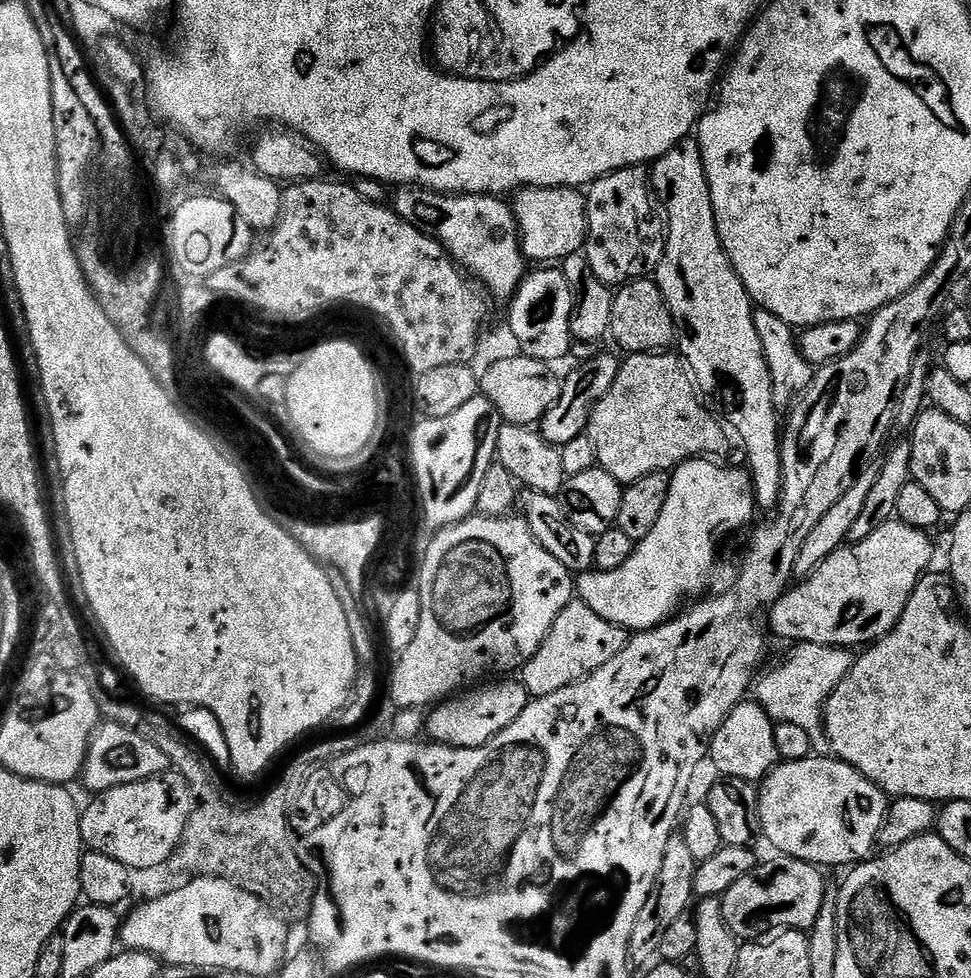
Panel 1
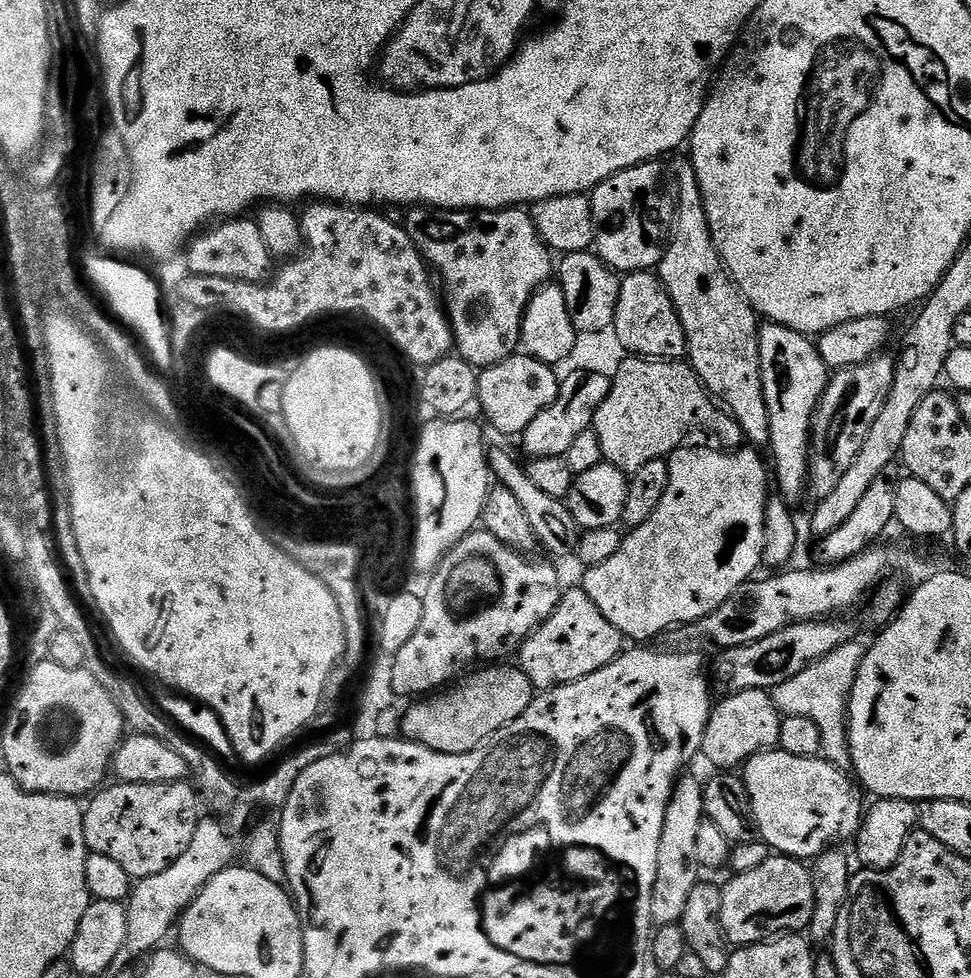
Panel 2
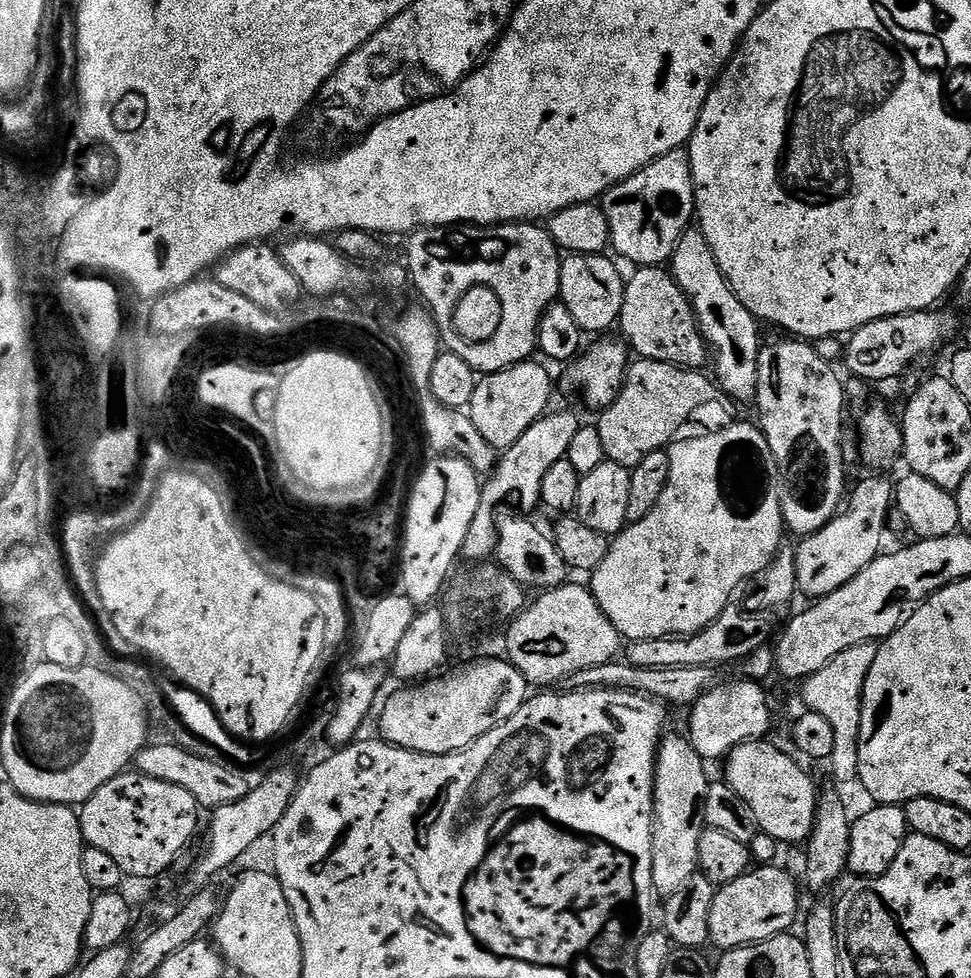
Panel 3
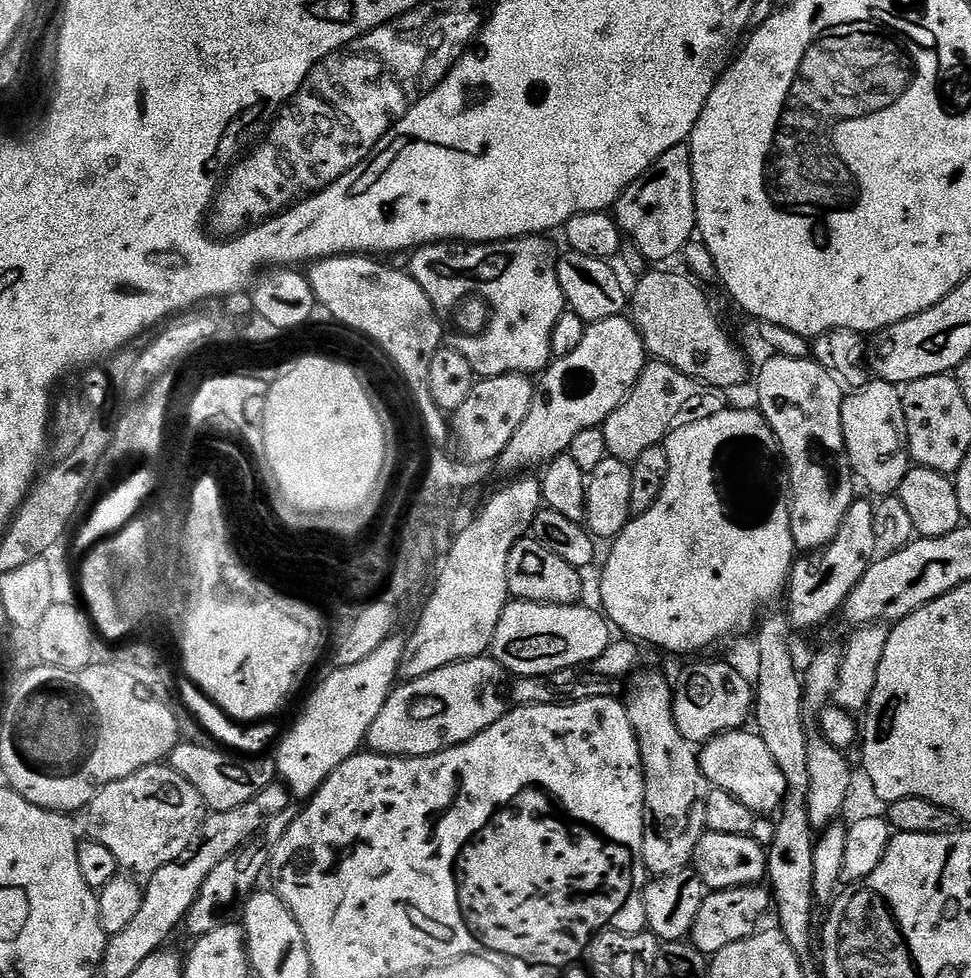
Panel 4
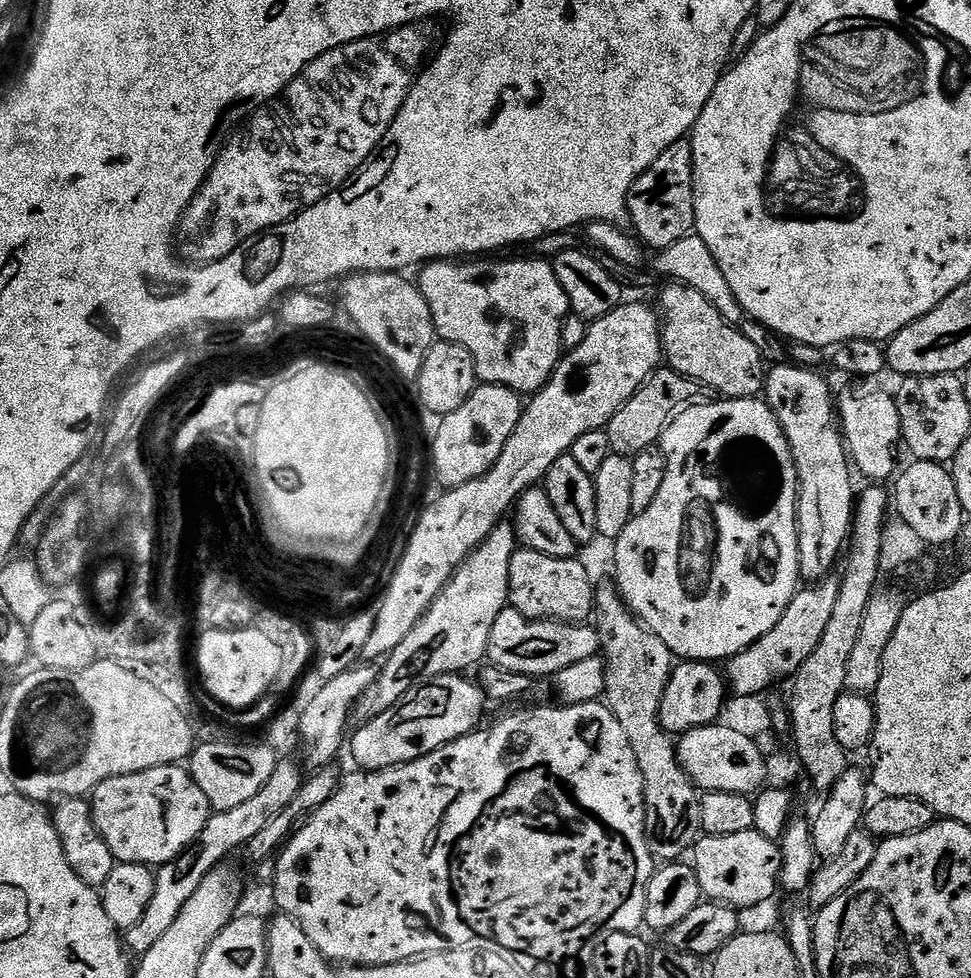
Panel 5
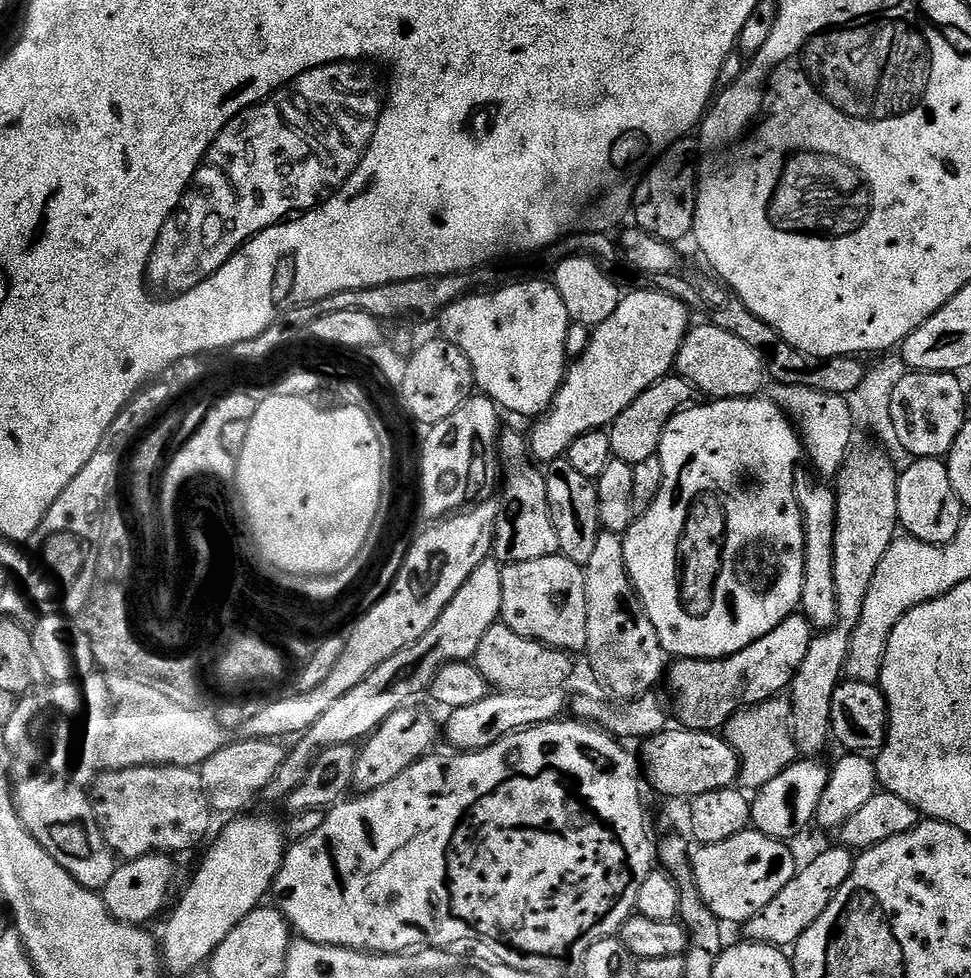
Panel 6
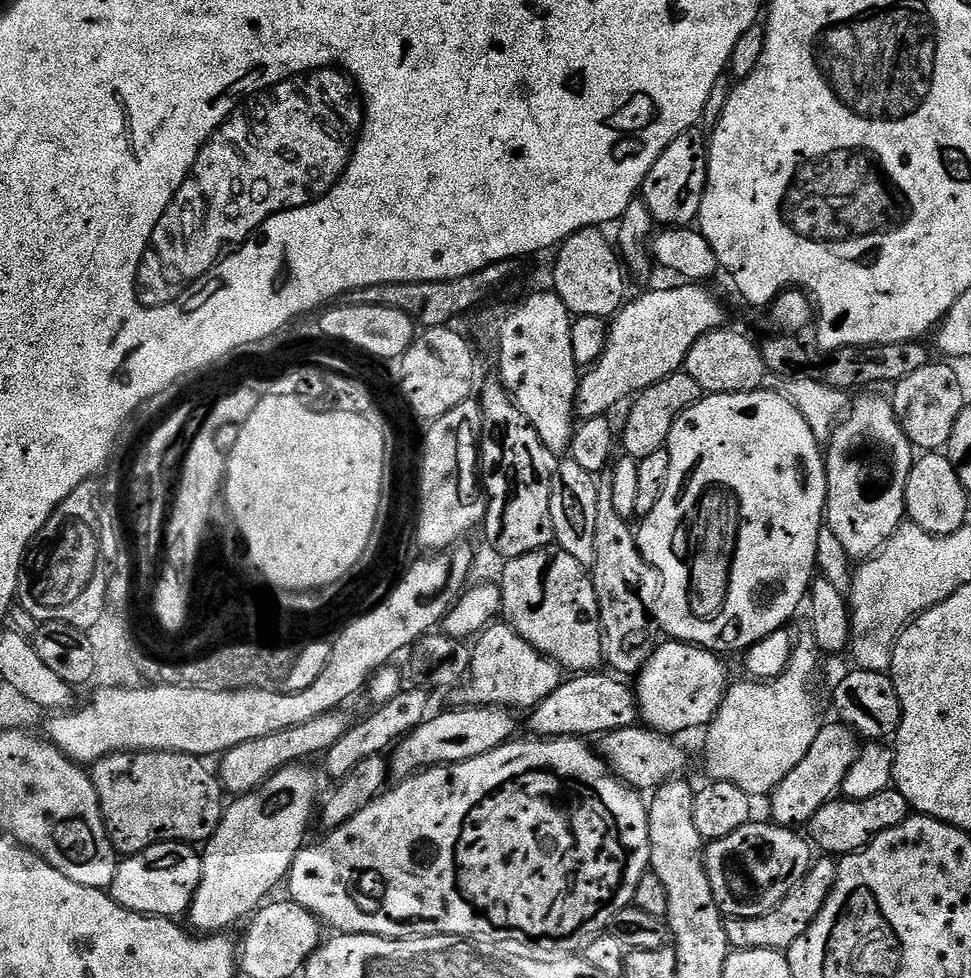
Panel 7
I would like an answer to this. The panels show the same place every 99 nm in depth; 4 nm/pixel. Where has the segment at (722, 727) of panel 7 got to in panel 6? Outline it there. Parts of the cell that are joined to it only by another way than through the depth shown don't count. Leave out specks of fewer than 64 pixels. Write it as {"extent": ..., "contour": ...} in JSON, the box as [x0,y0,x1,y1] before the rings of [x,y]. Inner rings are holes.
{"extent":[726,699,798,790],"contour":[[[783,699],[765,700],[763,704],[745,707],[736,713],[726,725],[726,739],[740,756],[739,783],[748,790],[759,790],[766,786],[782,770],[797,759],[798,749],[790,727],[790,708]]]}

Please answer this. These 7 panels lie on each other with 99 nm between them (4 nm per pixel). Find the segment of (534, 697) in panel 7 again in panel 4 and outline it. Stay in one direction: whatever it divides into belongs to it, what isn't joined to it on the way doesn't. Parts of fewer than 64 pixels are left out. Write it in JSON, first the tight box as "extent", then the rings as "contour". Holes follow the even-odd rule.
{"extent":[491,599,614,678],"contour":[[[513,599],[502,610],[502,618],[498,618],[498,630],[494,630],[491,655],[516,678],[549,677],[563,668],[579,669],[580,664],[591,665],[614,639],[614,629],[608,617],[603,611],[593,608],[587,608],[584,602],[539,604]]]}

